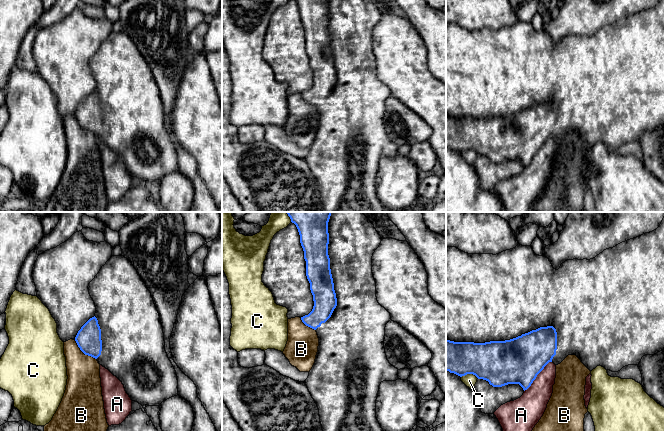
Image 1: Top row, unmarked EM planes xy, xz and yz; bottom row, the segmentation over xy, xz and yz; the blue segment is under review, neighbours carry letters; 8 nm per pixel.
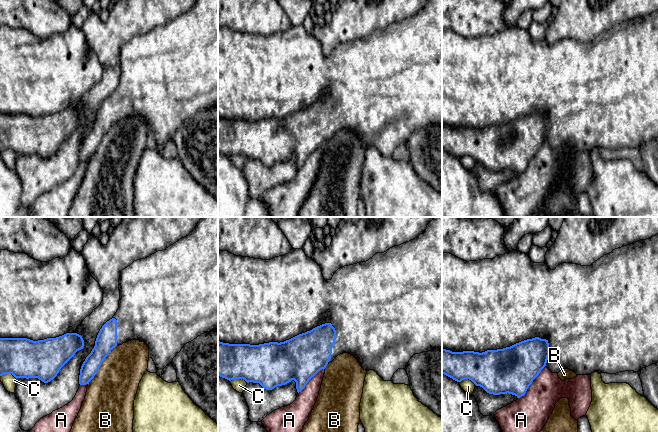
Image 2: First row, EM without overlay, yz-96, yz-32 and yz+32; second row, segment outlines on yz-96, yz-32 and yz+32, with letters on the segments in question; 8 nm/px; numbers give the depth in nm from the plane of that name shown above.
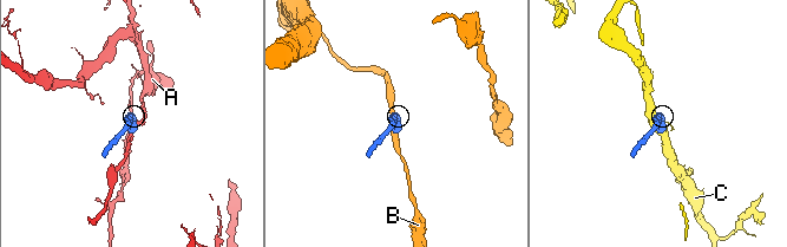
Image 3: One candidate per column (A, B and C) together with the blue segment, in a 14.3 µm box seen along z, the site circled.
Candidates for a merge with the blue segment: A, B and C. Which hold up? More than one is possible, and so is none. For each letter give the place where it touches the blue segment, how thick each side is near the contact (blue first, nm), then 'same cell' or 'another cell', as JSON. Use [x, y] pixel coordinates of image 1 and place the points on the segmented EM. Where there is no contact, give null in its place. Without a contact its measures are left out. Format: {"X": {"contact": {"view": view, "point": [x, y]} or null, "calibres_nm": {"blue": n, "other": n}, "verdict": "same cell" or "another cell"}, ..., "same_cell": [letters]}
{"A": {"contact": {"view": "yz", "point": [536, 376]}, "calibres_nm": {"blue": 360, "other": 220}, "verdict": "another cell"}, "B": {"contact": {"view": "xy", "point": [84, 353]}, "calibres_nm": {"blue": 200, "other": 280}, "verdict": "another cell"}, "C": {"contact": {"view": "yz", "point": [470, 373]}, "calibres_nm": {"blue": 360, "other": 100}, "verdict": "another cell"}, "same_cell": []}

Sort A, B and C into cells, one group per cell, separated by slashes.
A / B / C

